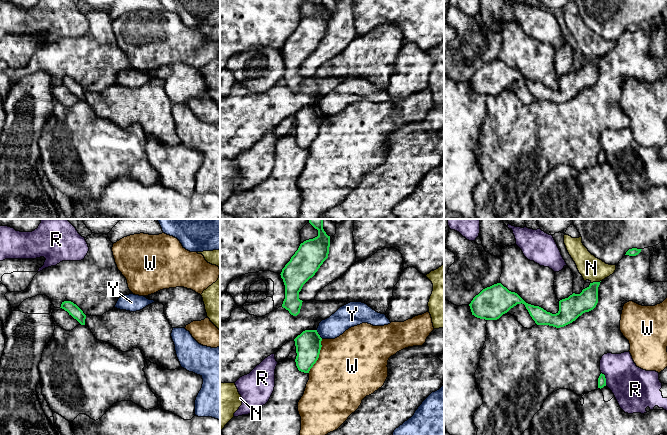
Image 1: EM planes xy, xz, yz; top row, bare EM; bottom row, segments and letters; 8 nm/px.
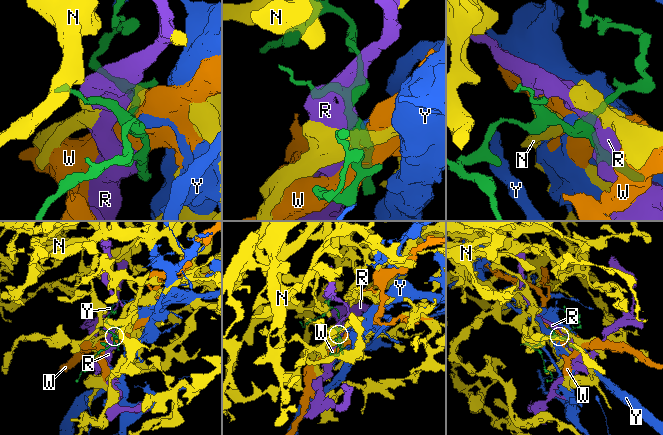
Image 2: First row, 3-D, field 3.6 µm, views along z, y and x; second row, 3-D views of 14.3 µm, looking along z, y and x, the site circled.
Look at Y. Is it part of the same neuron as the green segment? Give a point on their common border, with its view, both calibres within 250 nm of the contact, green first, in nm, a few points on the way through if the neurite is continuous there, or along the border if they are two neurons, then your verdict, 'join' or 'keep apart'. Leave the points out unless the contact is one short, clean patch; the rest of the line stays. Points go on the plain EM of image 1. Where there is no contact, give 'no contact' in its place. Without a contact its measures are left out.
contact xz (318, 110); calibres 200 and 180 nm; border xz (316, 106), (322, 114); keep apart

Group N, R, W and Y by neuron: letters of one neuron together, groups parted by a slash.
N / R / W / Y

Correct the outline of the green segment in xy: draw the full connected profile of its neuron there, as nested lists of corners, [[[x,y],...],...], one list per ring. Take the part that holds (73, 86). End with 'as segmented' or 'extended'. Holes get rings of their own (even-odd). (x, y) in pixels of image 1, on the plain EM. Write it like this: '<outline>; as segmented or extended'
[[[64,77],[60,84],[67,87],[69,91],[76,95],[81,101],[85,101],[86,91],[76,80],[71,77]]]; as segmented

